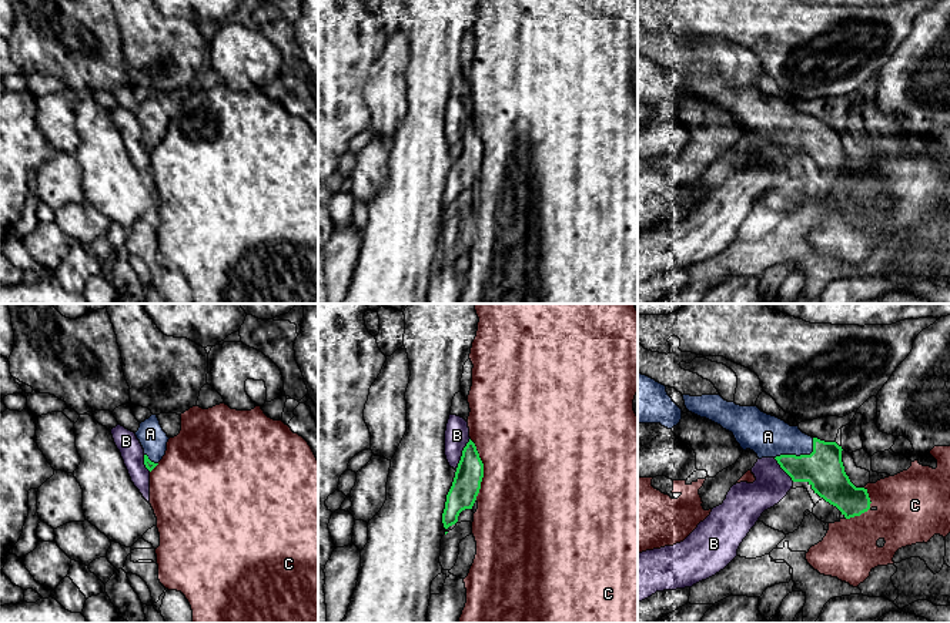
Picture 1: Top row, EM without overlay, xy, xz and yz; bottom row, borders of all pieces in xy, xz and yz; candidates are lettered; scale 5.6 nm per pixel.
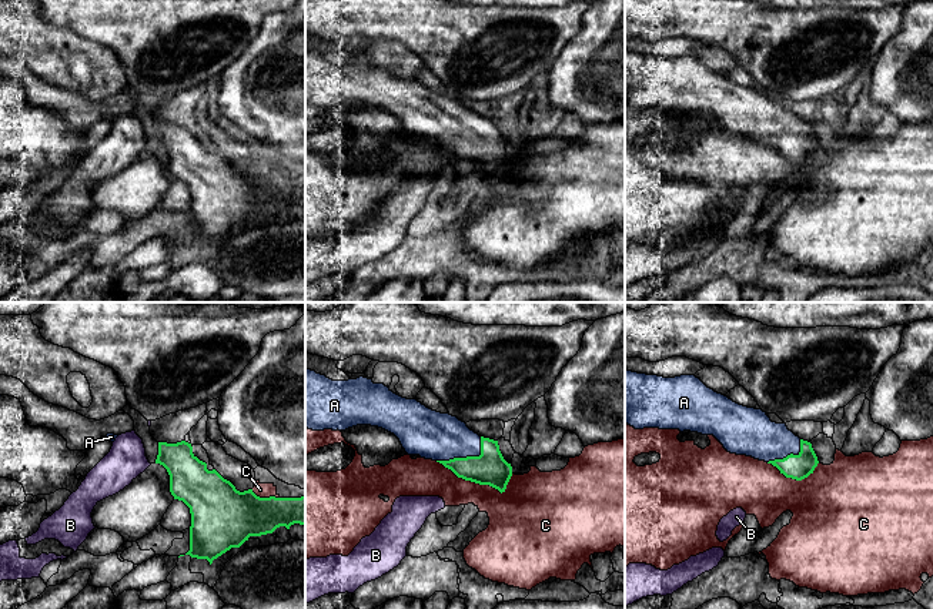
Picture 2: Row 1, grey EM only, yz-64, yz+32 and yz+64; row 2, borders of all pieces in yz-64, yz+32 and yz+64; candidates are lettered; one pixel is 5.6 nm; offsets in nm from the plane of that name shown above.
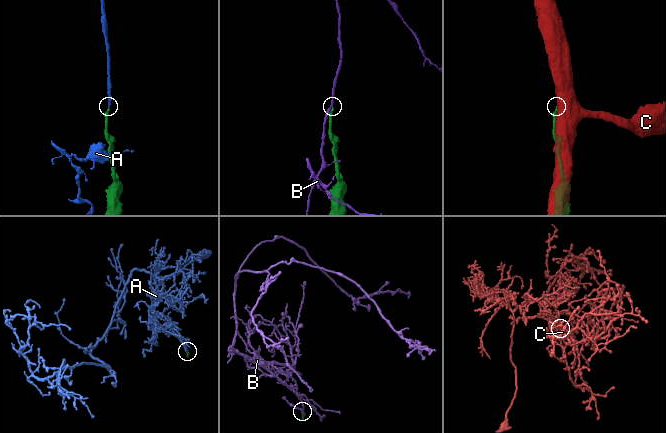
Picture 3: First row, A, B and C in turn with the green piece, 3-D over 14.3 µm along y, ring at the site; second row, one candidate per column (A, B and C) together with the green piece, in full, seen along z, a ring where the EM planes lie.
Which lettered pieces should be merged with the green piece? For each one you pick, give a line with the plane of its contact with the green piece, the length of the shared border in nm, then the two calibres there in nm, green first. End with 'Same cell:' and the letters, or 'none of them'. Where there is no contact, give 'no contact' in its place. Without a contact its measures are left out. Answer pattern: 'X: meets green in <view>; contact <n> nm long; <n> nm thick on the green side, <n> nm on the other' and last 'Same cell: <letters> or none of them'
A: meets green in yz; contact 260 nm long; 220 nm thick on the green side, 240 nm on the other
Same cell: A

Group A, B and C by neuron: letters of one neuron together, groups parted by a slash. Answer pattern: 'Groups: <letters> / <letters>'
Groups: A / B / C

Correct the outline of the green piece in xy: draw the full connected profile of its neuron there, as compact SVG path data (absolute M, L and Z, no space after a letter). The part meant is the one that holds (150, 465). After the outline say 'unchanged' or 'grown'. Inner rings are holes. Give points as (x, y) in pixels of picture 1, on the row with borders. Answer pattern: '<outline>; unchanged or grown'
M157 415L141 422L136 436L144 449L144 465L151 472L165 455L170 438L163 431Z; grown

